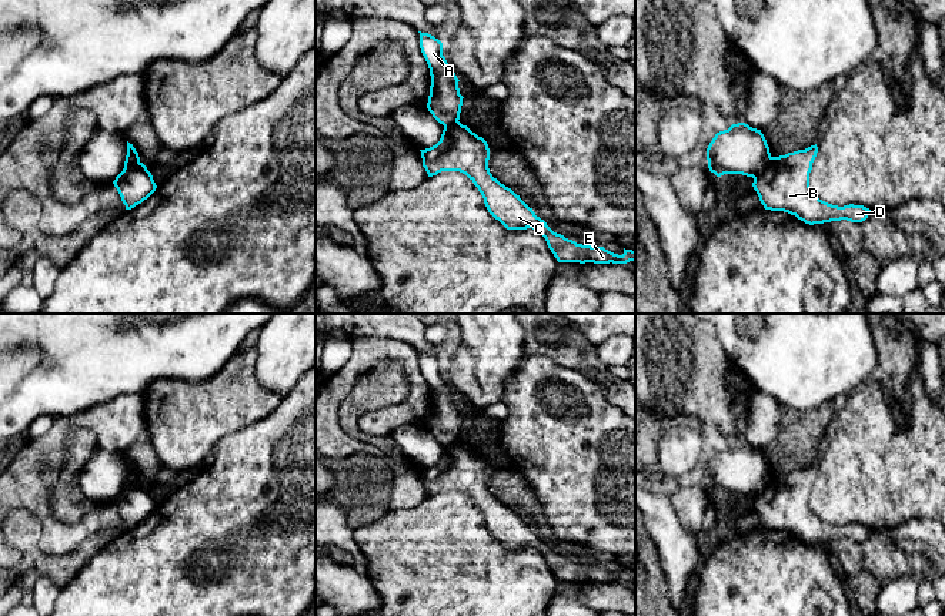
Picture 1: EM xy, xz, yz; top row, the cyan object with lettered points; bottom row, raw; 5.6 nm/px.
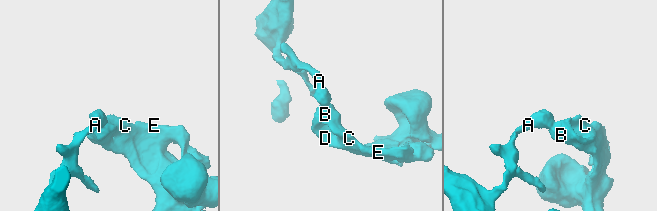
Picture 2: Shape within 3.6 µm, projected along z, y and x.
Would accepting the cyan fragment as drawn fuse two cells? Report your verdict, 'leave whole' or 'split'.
split

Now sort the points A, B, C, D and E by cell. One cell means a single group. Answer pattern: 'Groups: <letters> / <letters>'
Groups: A / B C D E

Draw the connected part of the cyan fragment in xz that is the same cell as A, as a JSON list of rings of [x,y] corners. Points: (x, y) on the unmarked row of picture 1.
[[[420,352],[420,368],[428,384],[431,405],[427,428],[433,436],[445,445],[458,442],[463,415],[458,398],[443,375],[443,362],[428,352]]]

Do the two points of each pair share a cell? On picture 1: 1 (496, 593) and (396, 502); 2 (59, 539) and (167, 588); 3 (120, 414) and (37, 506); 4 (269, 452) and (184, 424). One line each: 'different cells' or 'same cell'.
1: different cells
2: different cells
3: same cell
4: different cells

